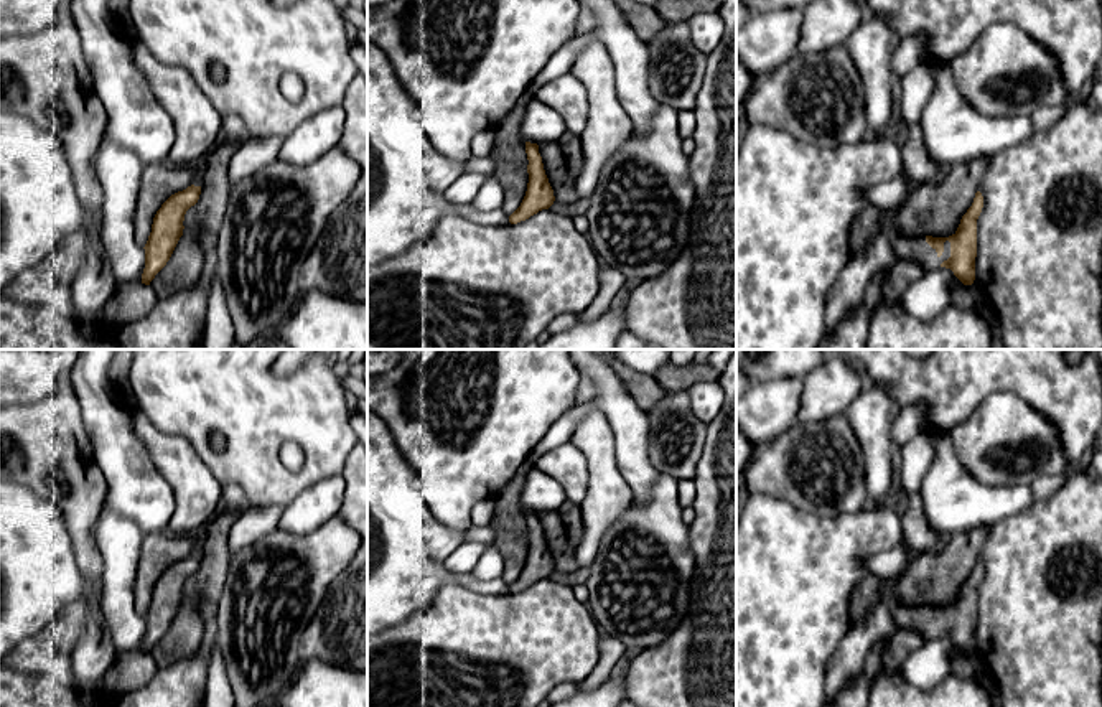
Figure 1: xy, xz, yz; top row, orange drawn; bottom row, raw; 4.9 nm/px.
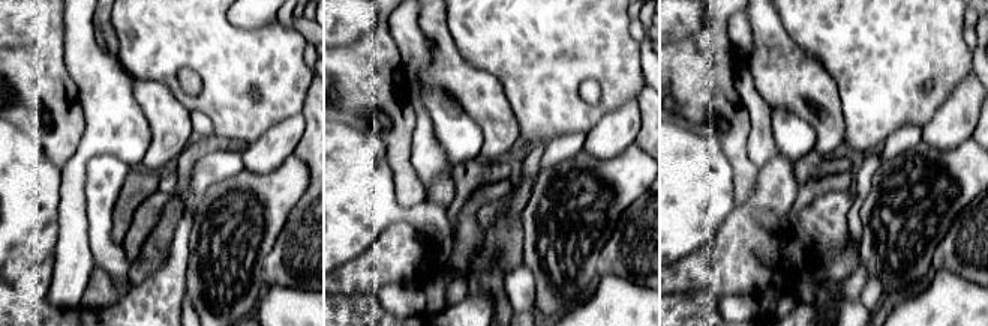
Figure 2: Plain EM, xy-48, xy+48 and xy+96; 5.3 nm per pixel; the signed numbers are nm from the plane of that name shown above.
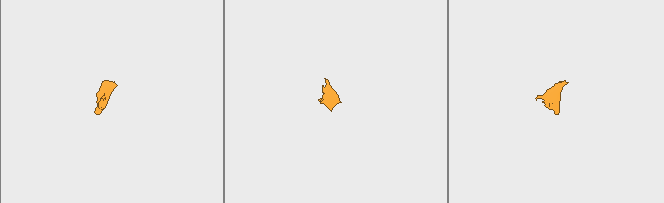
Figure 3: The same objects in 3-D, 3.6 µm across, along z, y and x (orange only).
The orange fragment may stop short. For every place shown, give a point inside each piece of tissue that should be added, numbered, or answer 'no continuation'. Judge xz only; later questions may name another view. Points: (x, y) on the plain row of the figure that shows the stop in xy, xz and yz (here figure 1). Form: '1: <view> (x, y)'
no continuation

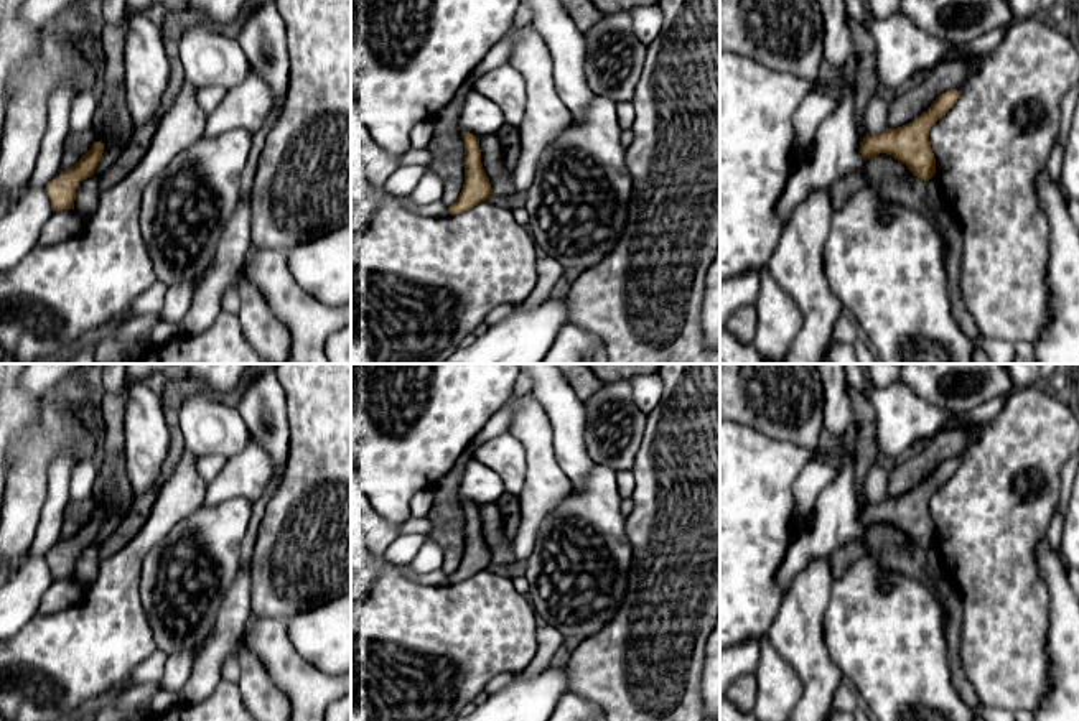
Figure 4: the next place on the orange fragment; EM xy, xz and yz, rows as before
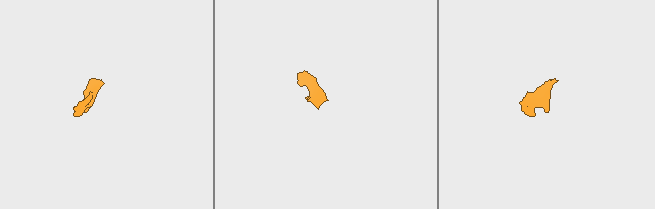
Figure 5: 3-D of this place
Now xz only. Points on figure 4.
no continuation

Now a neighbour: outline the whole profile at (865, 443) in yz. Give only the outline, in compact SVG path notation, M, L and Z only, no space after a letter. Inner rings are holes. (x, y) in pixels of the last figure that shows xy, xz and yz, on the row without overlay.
M848 390L852 415L857 426L857 438L855 438L855 489L860 497L860 507L866 504L863 489L865 489L865 477L870 467L875 463L878 454L875 428L876 418L873 408L870 407L868 400L858 393L857 390Z

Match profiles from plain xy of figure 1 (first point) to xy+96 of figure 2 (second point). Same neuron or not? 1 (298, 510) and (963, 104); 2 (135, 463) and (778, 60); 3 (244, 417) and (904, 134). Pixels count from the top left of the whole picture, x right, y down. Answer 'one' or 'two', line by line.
1: one
2: two
3: two

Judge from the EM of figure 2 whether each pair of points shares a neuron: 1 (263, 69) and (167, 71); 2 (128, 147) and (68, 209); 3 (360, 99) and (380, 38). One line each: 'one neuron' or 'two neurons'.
1: one neuron
2: one neuron
3: one neuron

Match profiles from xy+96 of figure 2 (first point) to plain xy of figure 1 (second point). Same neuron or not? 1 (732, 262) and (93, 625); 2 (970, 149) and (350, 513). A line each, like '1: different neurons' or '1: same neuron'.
1: different neurons
2: different neurons

